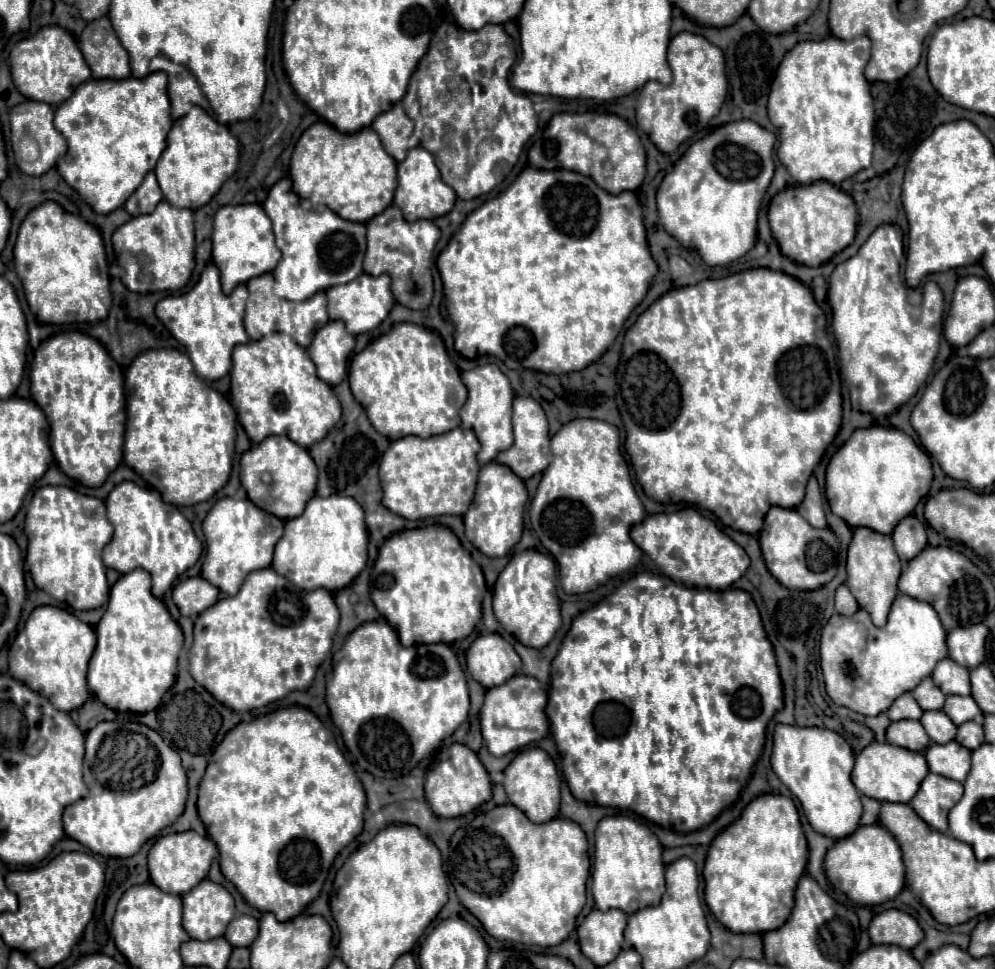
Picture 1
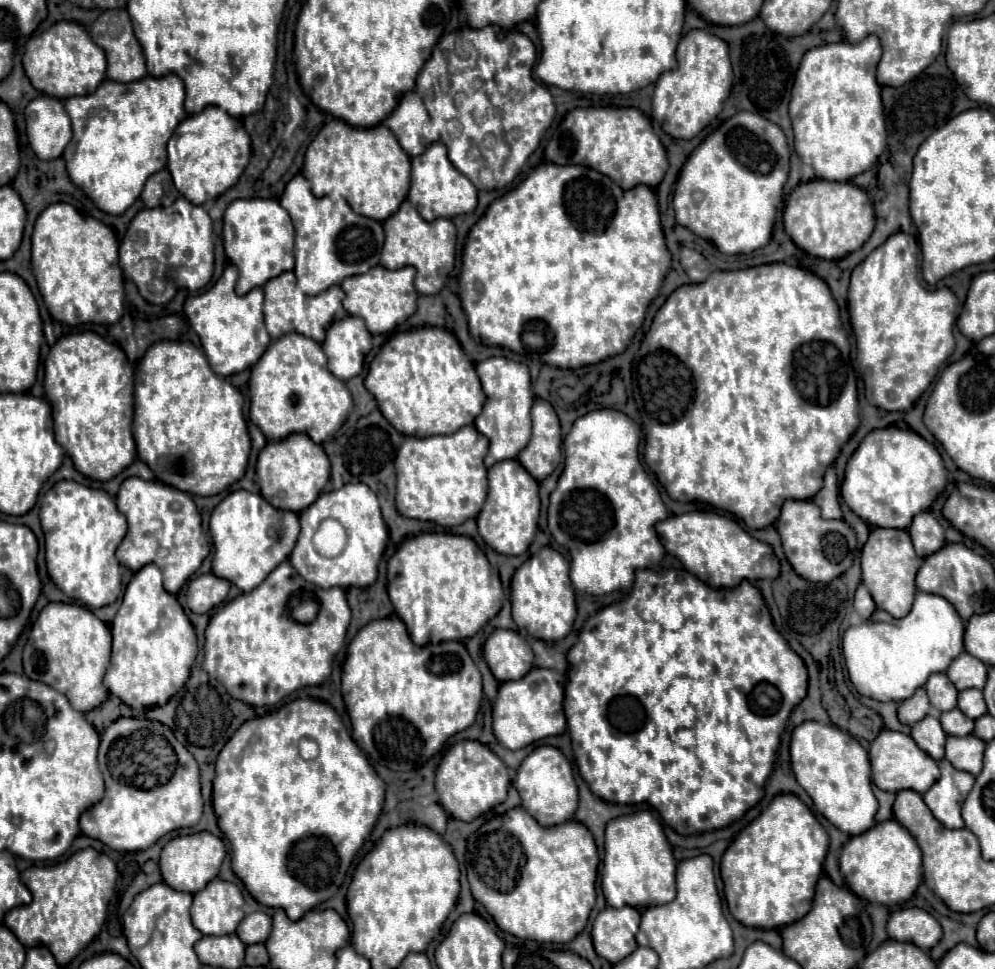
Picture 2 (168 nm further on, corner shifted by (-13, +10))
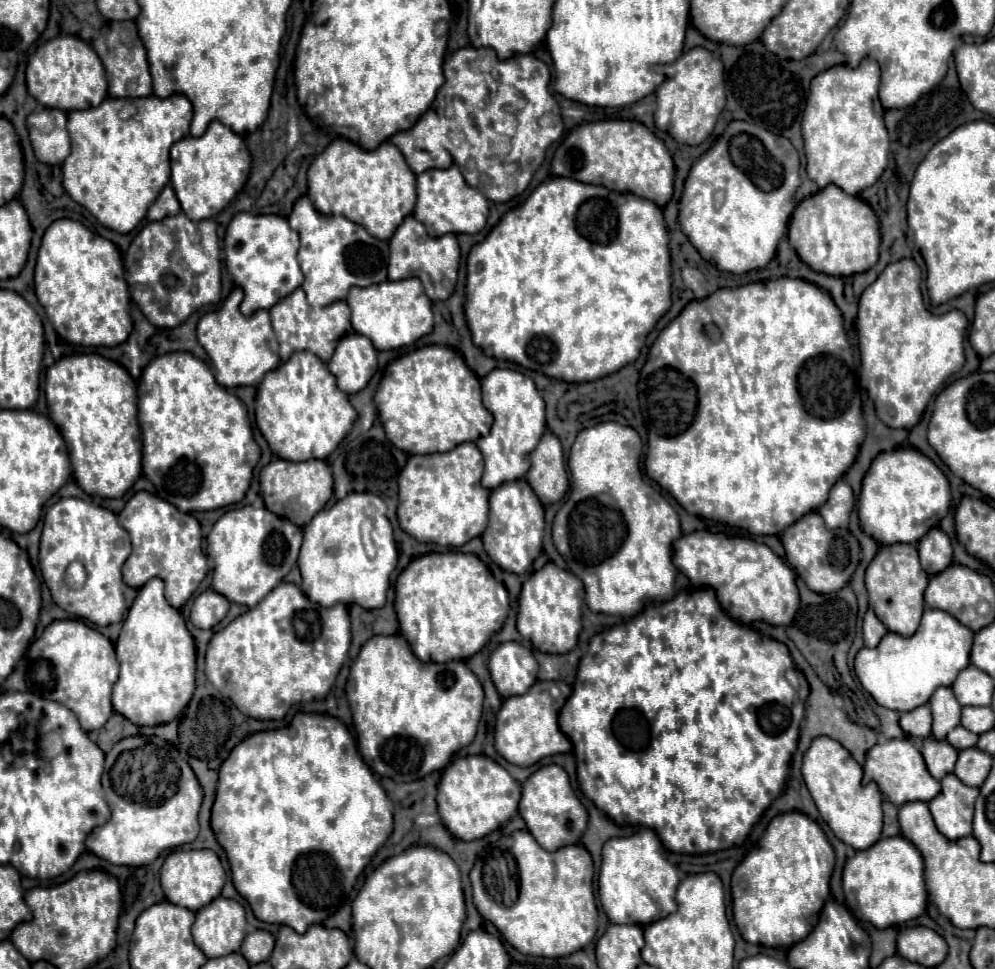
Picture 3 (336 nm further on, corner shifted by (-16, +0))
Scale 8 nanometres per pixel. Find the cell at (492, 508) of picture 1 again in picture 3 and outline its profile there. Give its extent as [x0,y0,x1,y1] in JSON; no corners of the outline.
[482,479,545,573]

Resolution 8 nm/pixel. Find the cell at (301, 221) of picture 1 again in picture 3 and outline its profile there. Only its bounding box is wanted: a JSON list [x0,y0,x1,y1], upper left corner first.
[288,195,388,307]

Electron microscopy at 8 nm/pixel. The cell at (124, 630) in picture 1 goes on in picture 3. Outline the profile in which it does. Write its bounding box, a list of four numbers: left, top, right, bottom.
[112,577,196,725]

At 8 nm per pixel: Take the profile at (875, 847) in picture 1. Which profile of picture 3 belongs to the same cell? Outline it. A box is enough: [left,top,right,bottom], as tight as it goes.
[842,835,926,929]

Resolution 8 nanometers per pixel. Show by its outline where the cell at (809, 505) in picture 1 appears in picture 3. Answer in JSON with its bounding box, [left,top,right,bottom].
[818,481,854,529]

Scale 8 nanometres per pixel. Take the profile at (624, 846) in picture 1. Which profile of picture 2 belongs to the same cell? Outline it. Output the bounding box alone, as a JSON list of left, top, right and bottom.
[601,811,675,909]

